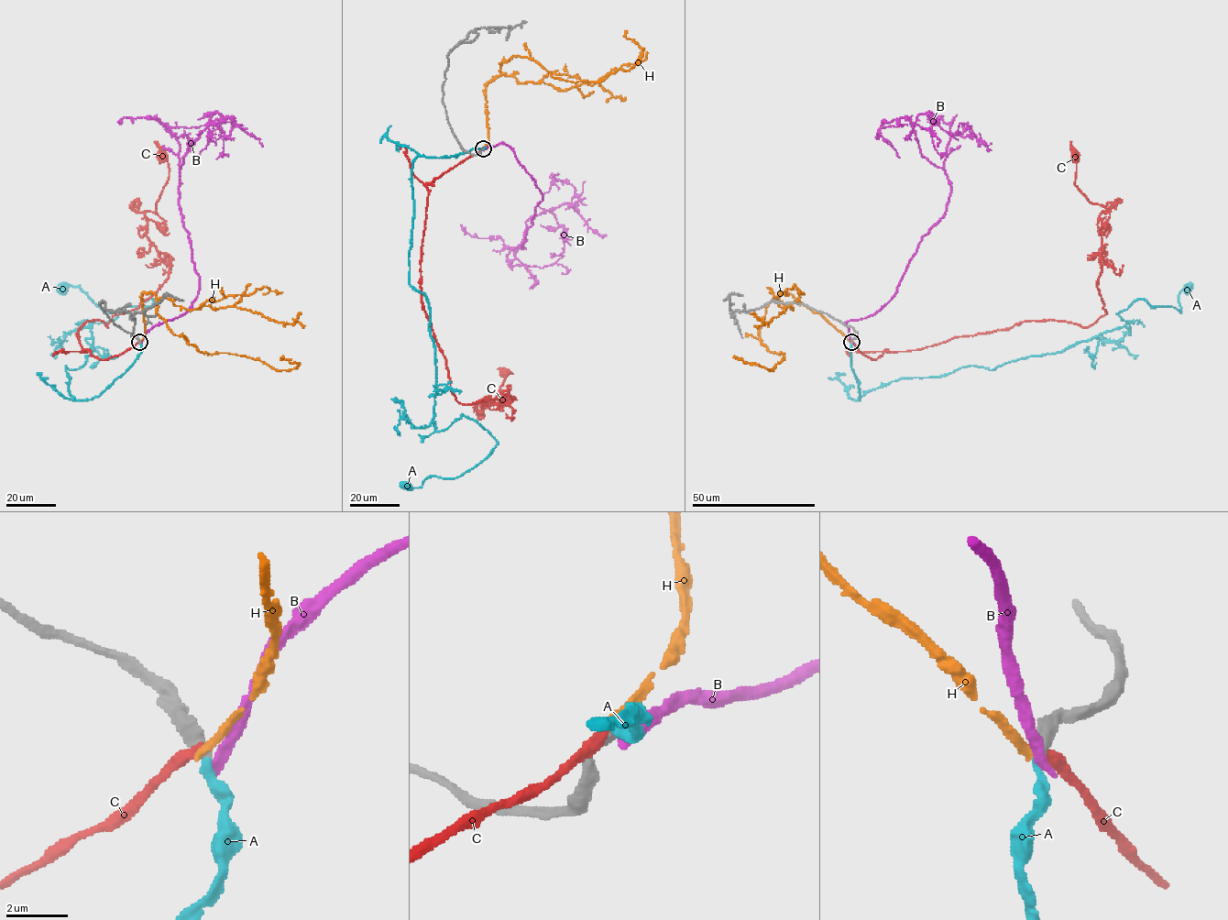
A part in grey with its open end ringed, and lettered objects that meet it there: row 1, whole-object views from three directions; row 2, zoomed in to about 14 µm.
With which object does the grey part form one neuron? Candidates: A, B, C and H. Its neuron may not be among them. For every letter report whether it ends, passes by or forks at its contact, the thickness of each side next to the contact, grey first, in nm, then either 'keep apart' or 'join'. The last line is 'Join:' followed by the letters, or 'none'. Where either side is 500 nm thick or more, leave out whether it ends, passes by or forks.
A: it ends | 340/300 nm | join
B: it ends | 320/440 nm | keep apart
C: it ends | 460/380 nm | keep apart
H: it ends | 400/280 nm | keep apart
Join: A

